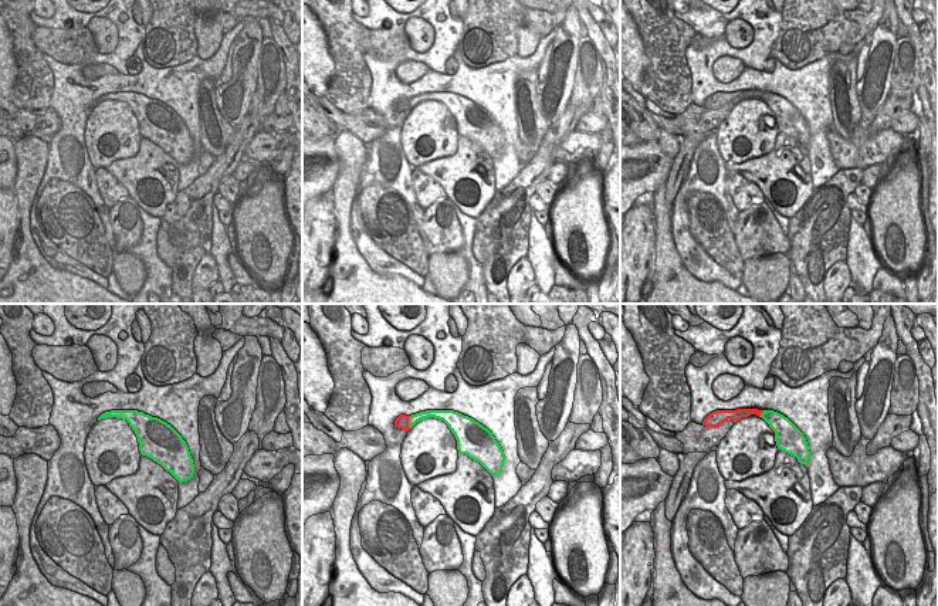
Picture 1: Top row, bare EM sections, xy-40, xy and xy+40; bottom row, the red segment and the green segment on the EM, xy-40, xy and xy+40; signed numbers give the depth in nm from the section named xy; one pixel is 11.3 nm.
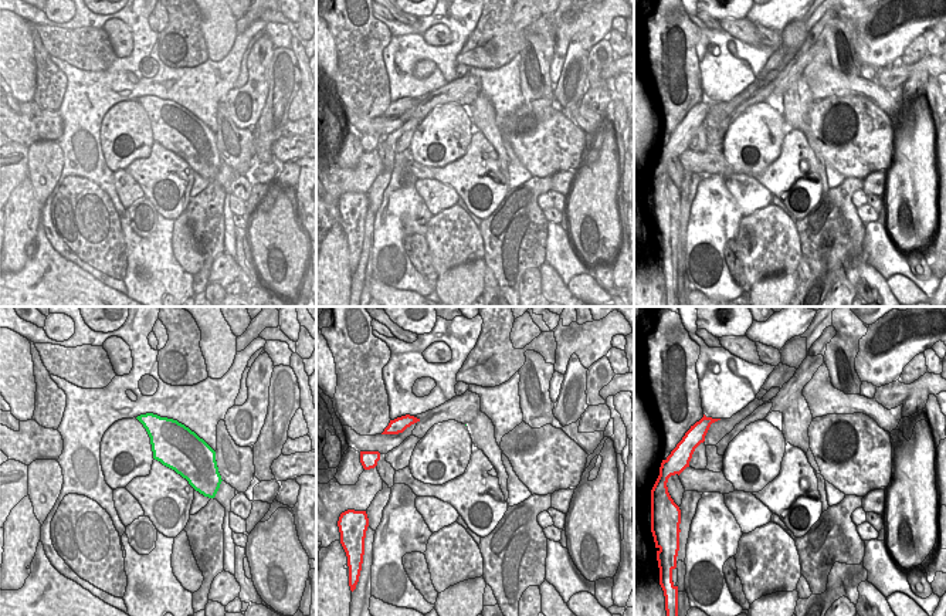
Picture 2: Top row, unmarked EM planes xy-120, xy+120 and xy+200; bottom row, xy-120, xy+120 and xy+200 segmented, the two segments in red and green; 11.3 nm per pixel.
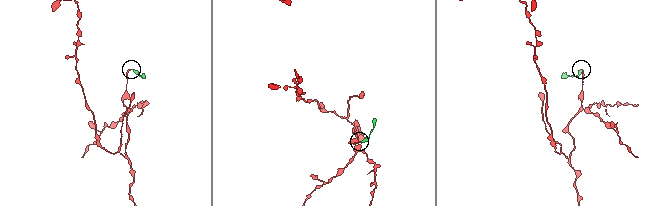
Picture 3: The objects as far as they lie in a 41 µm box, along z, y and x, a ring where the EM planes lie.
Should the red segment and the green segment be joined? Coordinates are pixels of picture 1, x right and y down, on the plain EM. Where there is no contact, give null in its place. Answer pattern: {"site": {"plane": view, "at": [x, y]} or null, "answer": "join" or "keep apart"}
{"site": {"plane": "xy", "at": [407, 104]}, "answer": "join"}

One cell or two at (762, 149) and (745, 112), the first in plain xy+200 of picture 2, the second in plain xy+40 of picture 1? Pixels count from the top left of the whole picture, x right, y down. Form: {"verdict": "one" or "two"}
{"verdict": "one"}

